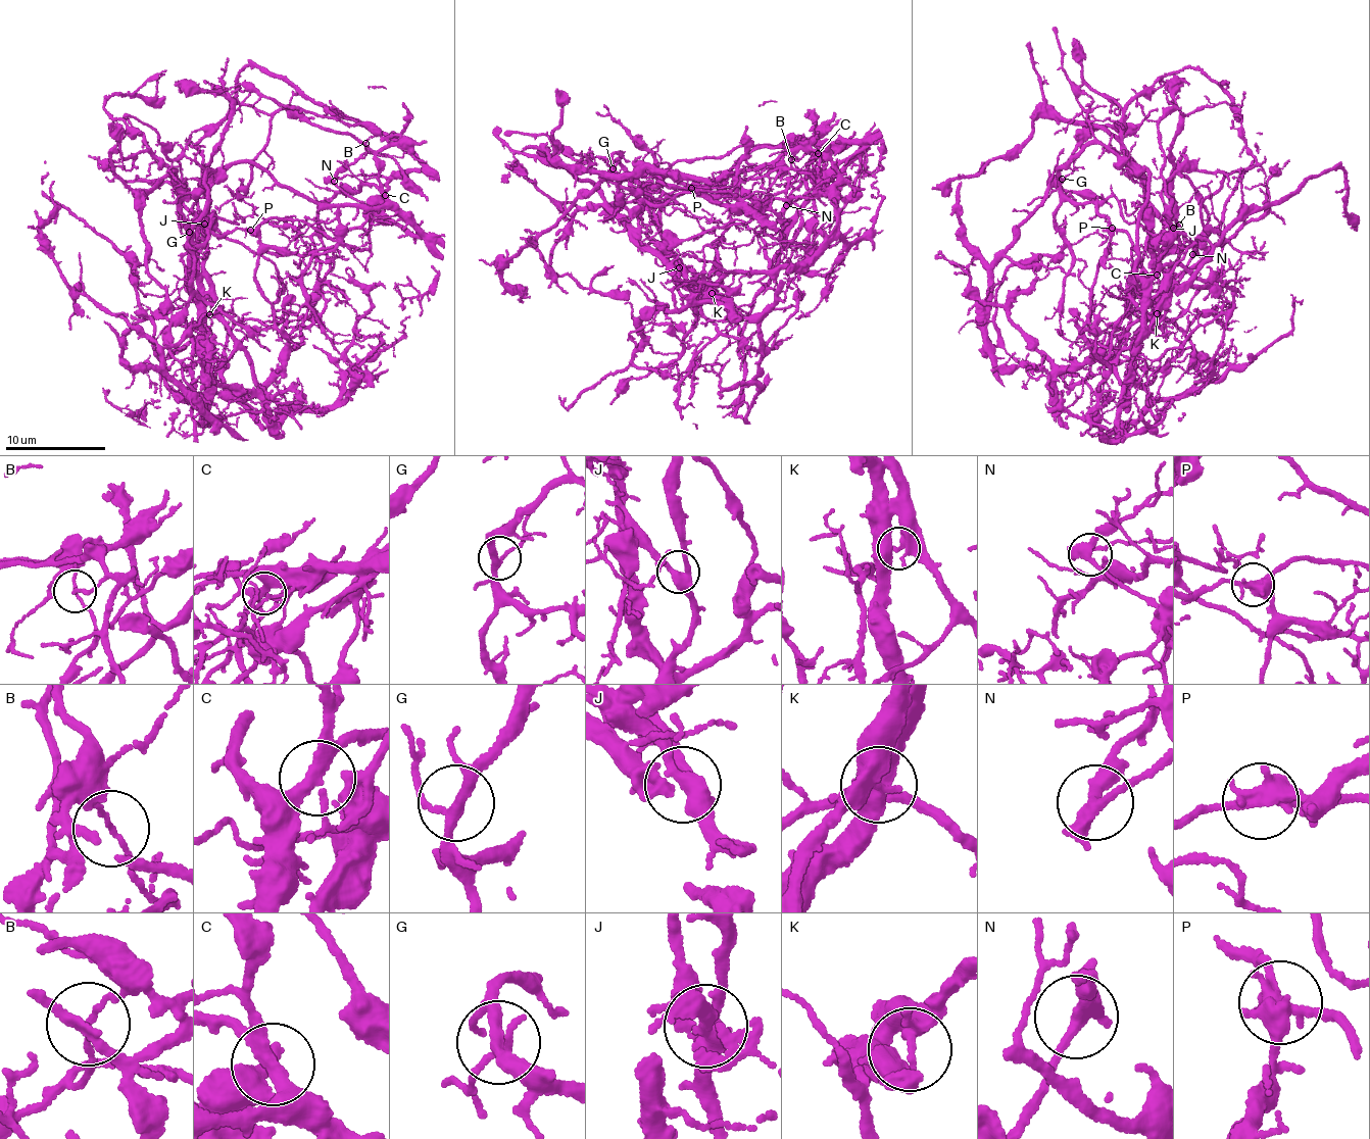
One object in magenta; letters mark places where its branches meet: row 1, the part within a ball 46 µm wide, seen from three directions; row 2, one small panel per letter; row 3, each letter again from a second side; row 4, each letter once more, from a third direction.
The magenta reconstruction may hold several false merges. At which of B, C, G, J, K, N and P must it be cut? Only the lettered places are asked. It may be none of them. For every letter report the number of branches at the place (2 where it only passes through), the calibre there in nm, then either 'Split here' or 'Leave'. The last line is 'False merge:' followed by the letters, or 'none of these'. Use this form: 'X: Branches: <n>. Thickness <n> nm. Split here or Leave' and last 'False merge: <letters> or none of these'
B: Branches: 2. Thickness 100 nm. Split here
C: Branches: 4. Thickness 320 nm. Split here
G: Branches: 3. Thickness 240 nm. Leave
J: Branches: 3. Thickness 360 nm. Leave
K: Branches: 3. Thickness 360 nm. Split here
N: Branches: 3. Thickness 320 nm. Leave
P: Branches: 3. Thickness 360 nm. Split here
False merge: B, C, K, P

